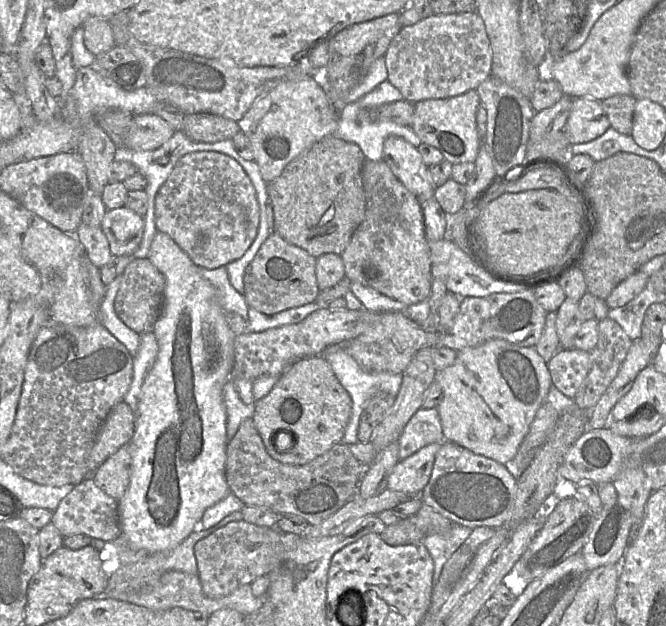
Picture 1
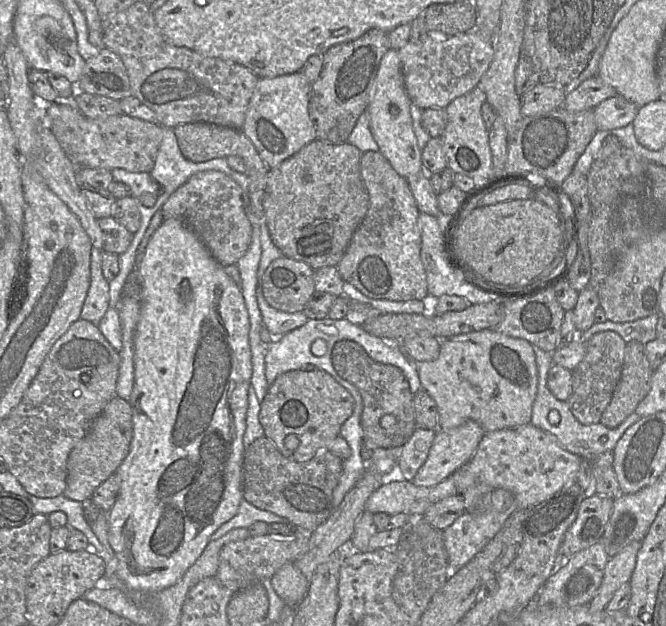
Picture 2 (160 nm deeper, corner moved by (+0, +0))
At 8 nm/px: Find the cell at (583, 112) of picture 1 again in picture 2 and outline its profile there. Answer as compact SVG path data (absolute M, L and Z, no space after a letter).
M620 95L605 99L593 109L598 131L612 130L632 124L638 107Z

